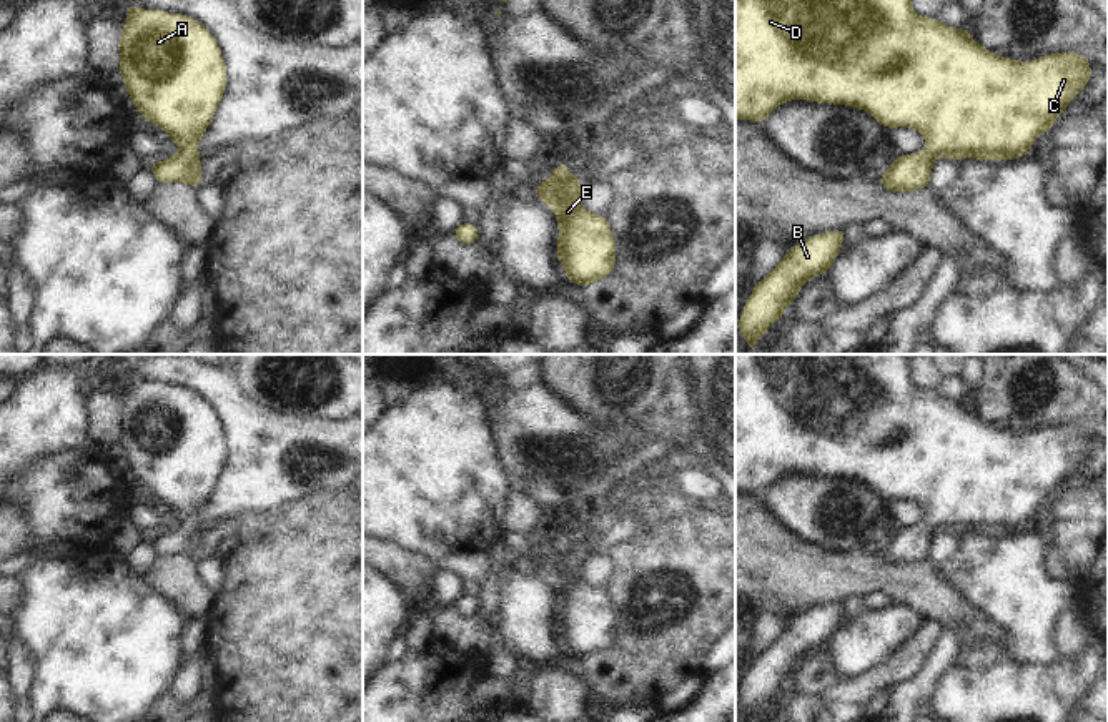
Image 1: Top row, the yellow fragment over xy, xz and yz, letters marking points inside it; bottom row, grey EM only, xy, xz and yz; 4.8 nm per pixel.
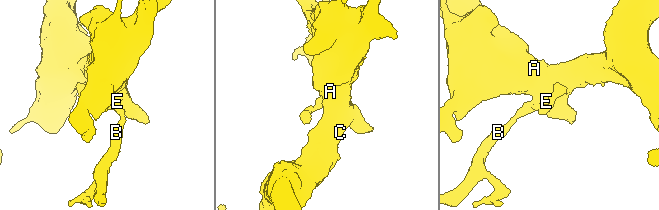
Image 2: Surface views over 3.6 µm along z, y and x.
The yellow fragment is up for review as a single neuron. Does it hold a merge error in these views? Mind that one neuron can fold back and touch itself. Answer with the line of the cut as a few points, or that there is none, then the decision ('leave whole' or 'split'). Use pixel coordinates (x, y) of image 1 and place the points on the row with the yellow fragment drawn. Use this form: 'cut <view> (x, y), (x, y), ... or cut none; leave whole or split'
cut none; leave whole

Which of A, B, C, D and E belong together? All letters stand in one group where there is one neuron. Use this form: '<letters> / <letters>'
A B C D E

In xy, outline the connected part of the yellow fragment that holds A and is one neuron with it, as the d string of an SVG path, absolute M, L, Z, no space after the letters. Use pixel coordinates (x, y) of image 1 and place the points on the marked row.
M136 5L125 7L125 12L128 18L120 35L118 65L118 73L123 75L125 90L136 111L140 111L148 123L160 126L170 140L181 148L168 160L150 163L148 168L158 183L186 183L196 190L201 181L201 155L198 153L198 141L203 138L226 91L226 63L220 52L220 45L211 32L193 17L168 13L165 10L143 10Z

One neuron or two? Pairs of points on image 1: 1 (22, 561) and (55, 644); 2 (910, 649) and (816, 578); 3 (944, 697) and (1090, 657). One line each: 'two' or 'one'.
1: two
2: two
3: one

